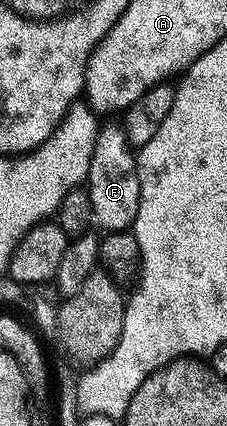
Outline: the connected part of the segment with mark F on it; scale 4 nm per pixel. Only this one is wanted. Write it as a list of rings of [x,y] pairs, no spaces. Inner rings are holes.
[[[103,124],[99,128],[84,185],[90,190],[94,220],[99,226],[103,225],[103,230],[126,231],[133,226],[140,207],[140,179],[135,150],[121,124]]]

